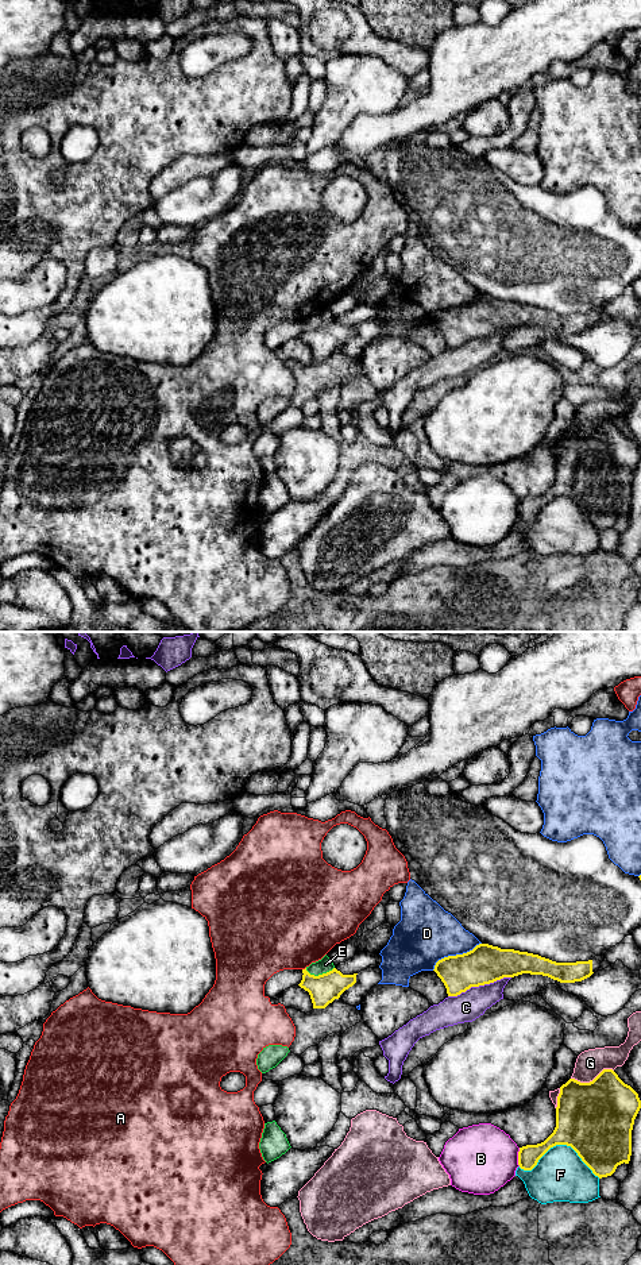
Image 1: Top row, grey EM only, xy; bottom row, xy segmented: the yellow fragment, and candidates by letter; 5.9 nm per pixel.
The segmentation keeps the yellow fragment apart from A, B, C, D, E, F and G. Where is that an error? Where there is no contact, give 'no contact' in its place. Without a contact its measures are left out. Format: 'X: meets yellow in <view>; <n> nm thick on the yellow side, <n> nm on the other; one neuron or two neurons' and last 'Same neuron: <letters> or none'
A: meets yellow in xy; 180 nm thick on the yellow side, 480 nm on the other; two neurons
B: meets yellow in xy; 130 nm thick on the yellow side, 420 nm on the other; two neurons
C: meets yellow in xy; 240 nm thick on the yellow side, 180 nm on the other; two neurons
D: meets yellow in xy; 240 nm thick on the yellow side, 360 nm on the other; two neurons
E: meets yellow in xy; 180 nm thick on the yellow side, 90 nm on the other; two neurons
F: meets yellow in xy; 440 nm thick on the yellow side, 320 nm on the other; two neurons
G: meets yellow in xy; 440 nm thick on the yellow side, 160 nm on the other; two neurons
Same neuron: none

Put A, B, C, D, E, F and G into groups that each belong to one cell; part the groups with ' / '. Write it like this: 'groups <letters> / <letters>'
groups A / B / C / D / E / F / G

